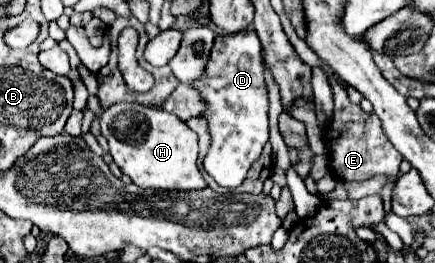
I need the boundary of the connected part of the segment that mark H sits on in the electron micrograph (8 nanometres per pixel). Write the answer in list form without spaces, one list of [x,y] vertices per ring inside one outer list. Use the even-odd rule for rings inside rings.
[[[115,103],[101,113],[101,133],[109,141],[113,161],[135,185],[163,191],[193,191],[207,187],[197,167],[197,135],[173,113],[139,103]]]

